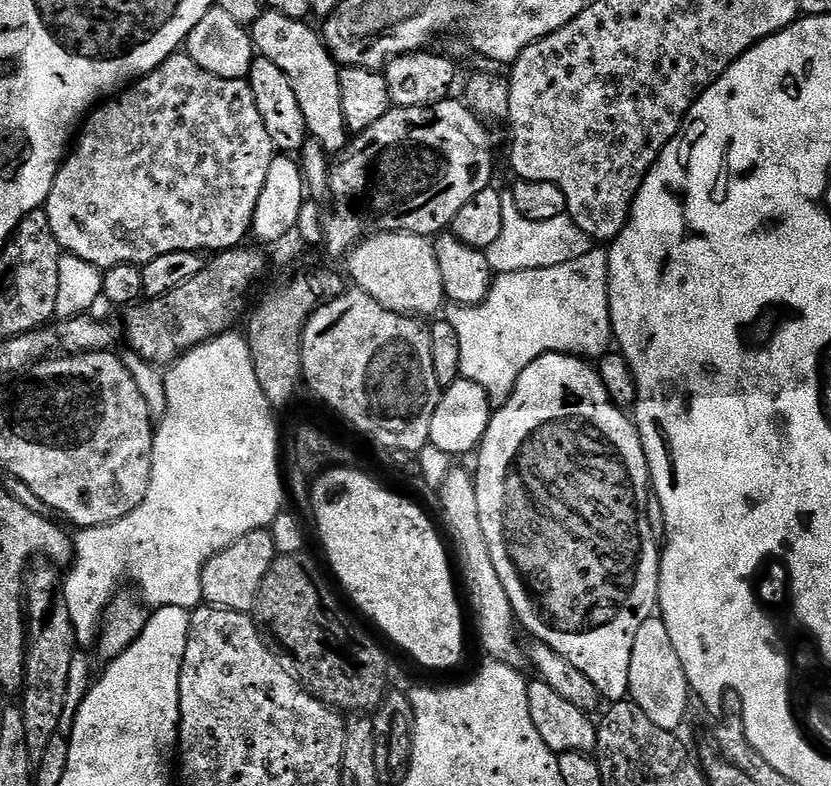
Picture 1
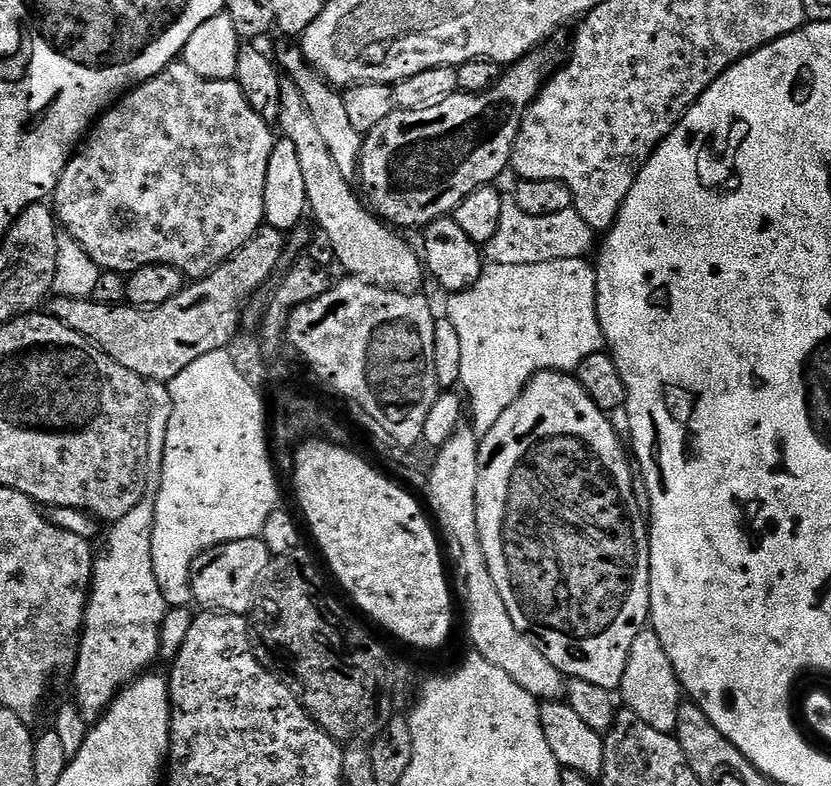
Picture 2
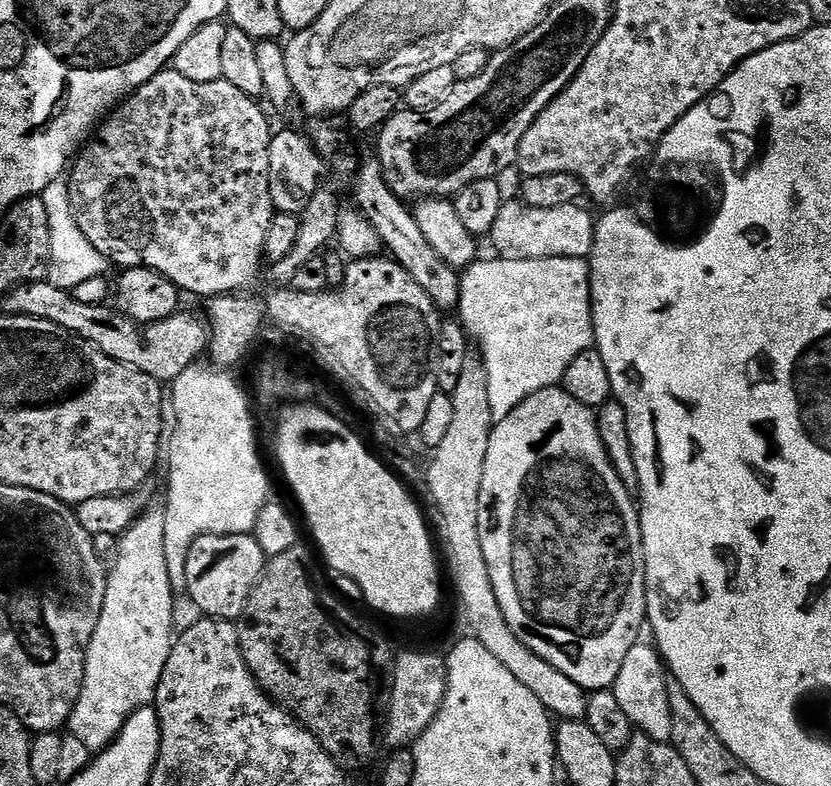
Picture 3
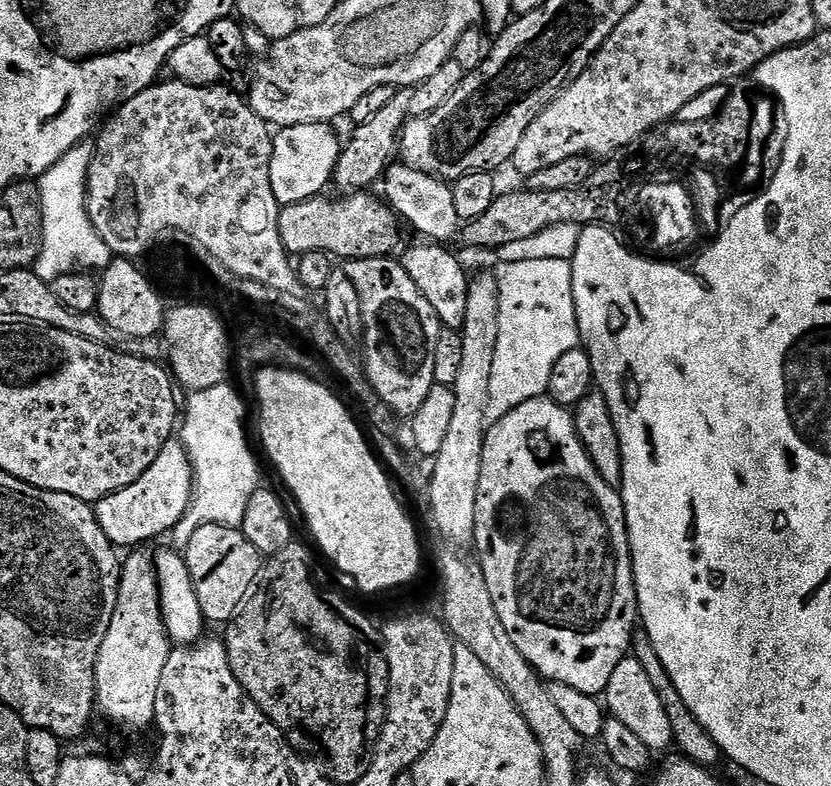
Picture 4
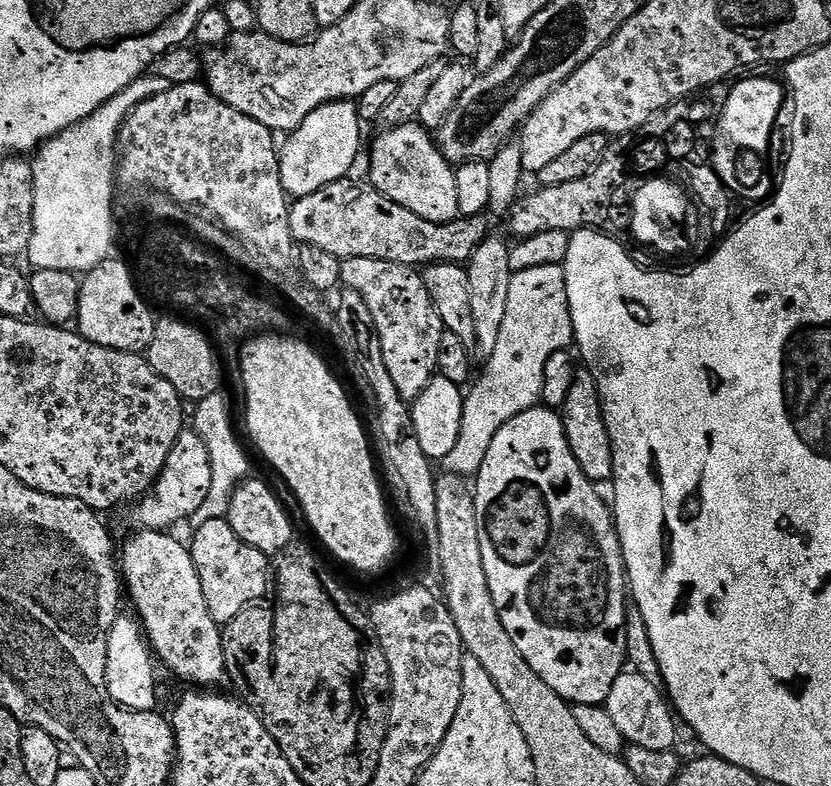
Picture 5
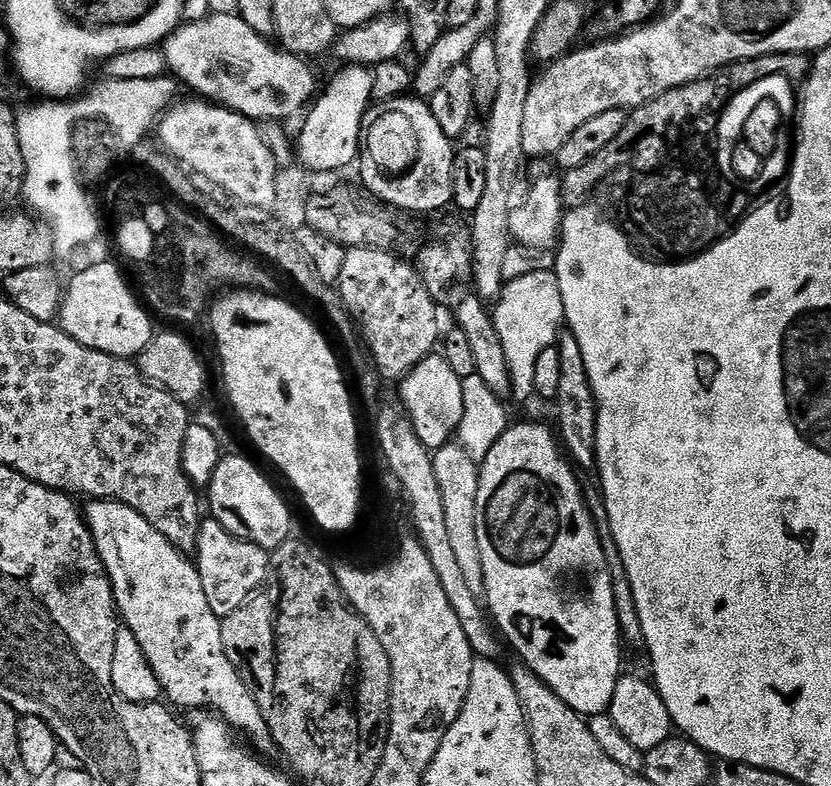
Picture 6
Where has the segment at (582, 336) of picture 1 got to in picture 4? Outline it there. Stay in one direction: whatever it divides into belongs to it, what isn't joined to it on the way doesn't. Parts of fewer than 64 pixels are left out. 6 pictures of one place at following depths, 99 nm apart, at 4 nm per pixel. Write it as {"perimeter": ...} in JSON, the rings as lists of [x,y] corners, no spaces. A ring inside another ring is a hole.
{"perimeter":[[[546,258],[542,262],[510,262],[500,264],[495,273],[500,291],[498,304],[498,350],[494,350],[494,371],[490,374],[489,421],[501,420],[510,410],[522,406],[522,402],[539,400],[550,386],[550,374],[562,354],[581,347],[578,314],[574,306],[572,265],[558,258]]]}

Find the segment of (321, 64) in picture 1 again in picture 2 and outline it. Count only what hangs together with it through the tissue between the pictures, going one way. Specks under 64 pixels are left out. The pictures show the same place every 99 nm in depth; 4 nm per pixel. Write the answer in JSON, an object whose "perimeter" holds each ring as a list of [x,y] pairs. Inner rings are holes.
{"perimeter":[[[292,46],[286,49],[281,54],[280,60],[278,56],[278,64],[283,75],[292,80],[294,86],[298,86],[302,94],[302,102],[306,102],[306,110],[310,110],[310,118],[314,118],[315,124],[318,125],[320,135],[330,150],[338,170],[342,170],[342,178],[355,181],[360,171],[360,155],[364,145],[364,136],[358,130],[354,130],[354,125],[350,123],[343,95],[310,67],[299,47]]]}

